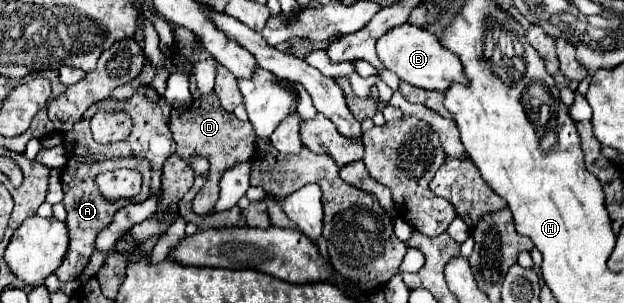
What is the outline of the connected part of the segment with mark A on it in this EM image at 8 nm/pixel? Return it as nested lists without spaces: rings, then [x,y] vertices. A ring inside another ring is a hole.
[[[129,157],[129,158],[113,158],[107,159],[107,161],[97,161],[97,163],[77,163],[75,159],[69,159],[67,161],[67,167],[61,175],[61,181],[63,181],[63,191],[65,191],[65,199],[63,199],[63,205],[67,209],[67,229],[69,229],[69,251],[61,263],[61,267],[55,271],[57,279],[59,281],[73,281],[81,275],[81,271],[85,269],[85,265],[89,263],[89,257],[93,253],[93,241],[97,237],[97,233],[101,229],[105,229],[111,221],[113,221],[113,215],[119,211],[119,205],[124,207],[129,202],[141,203],[148,198],[150,185],[151,185],[151,165],[149,161],[143,157]],[[126,167],[129,169],[139,170],[142,175],[142,189],[138,195],[132,199],[121,199],[113,203],[109,203],[101,191],[97,191],[97,183],[95,183],[95,177],[101,173],[101,171],[109,171],[109,169],[117,169]]]

